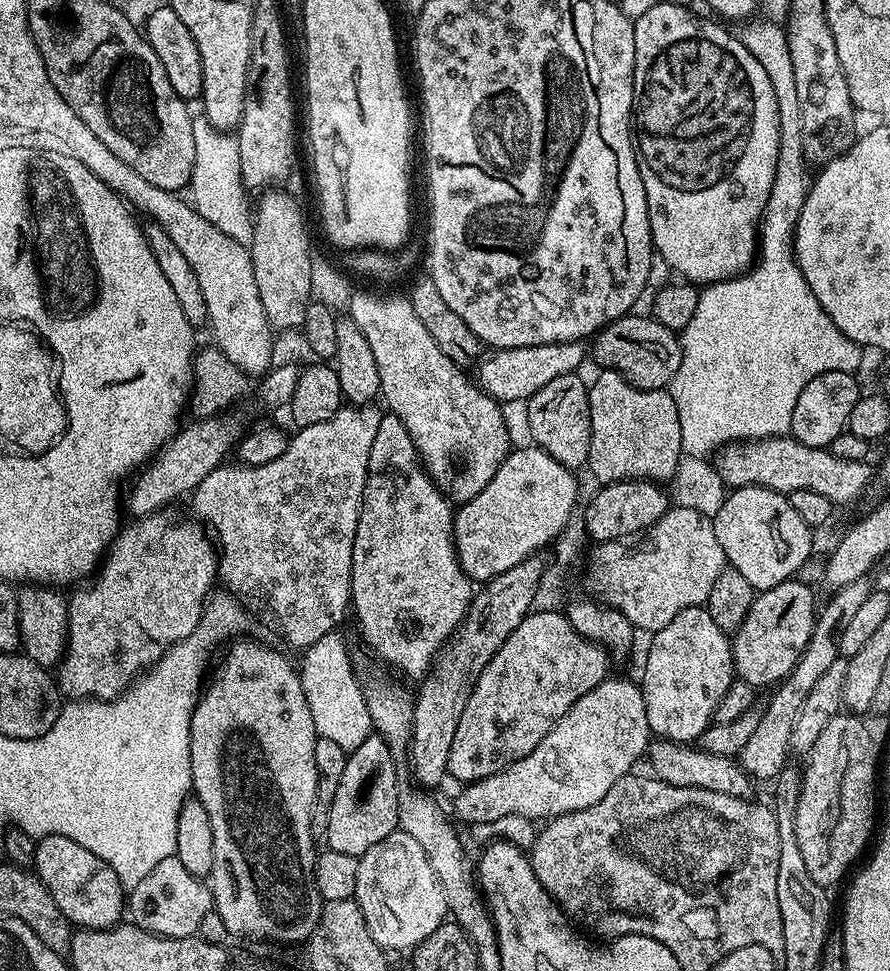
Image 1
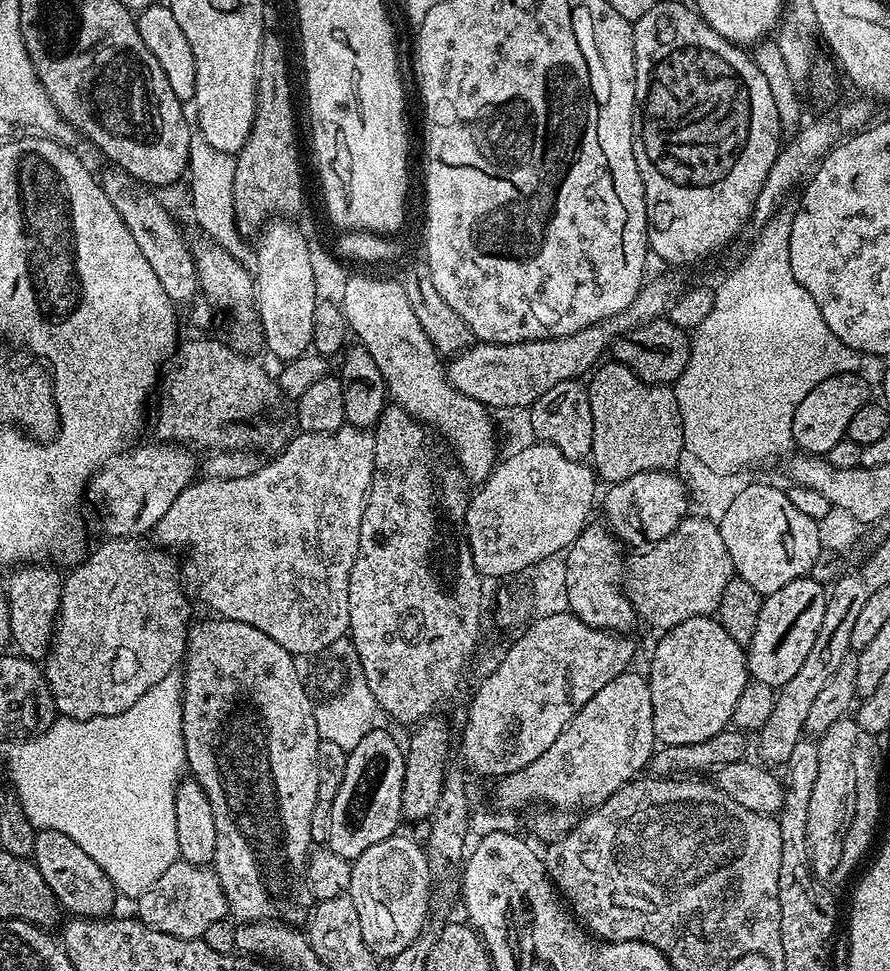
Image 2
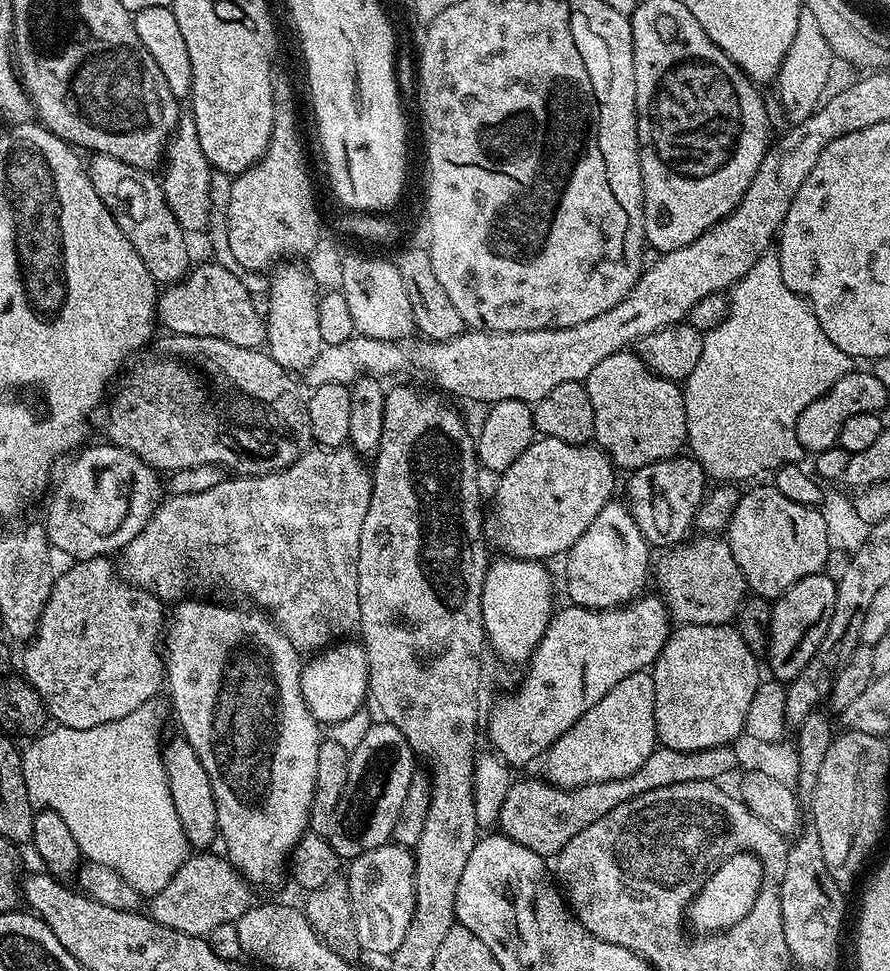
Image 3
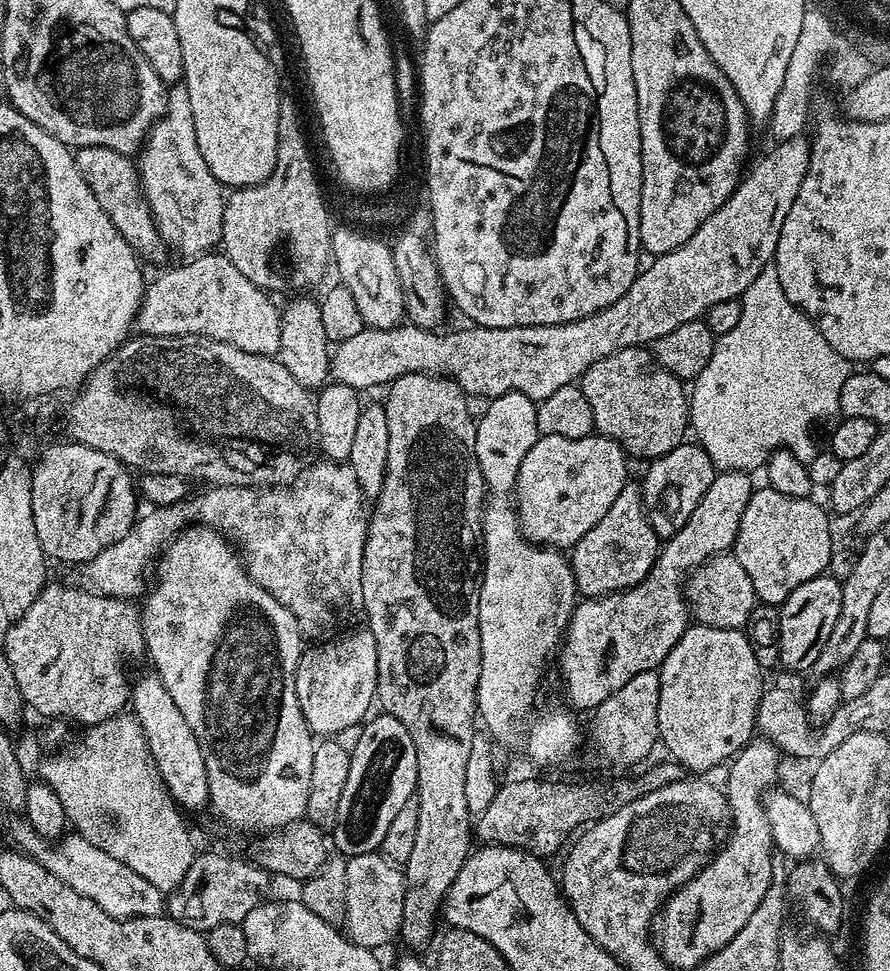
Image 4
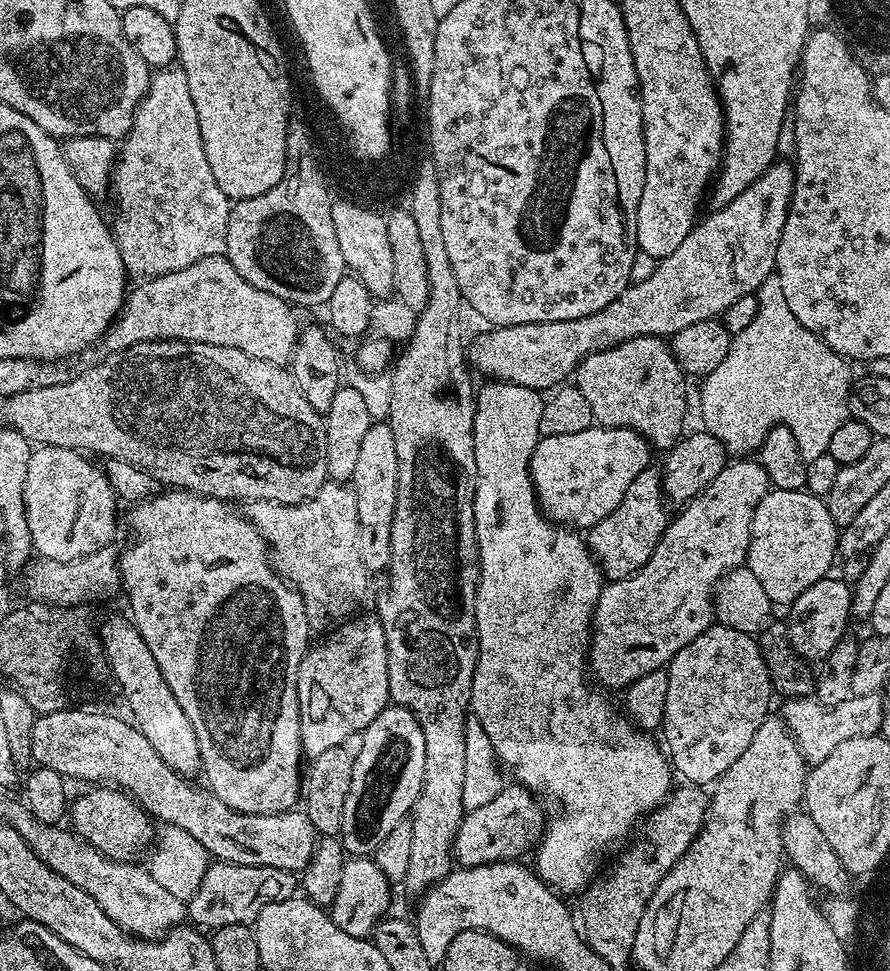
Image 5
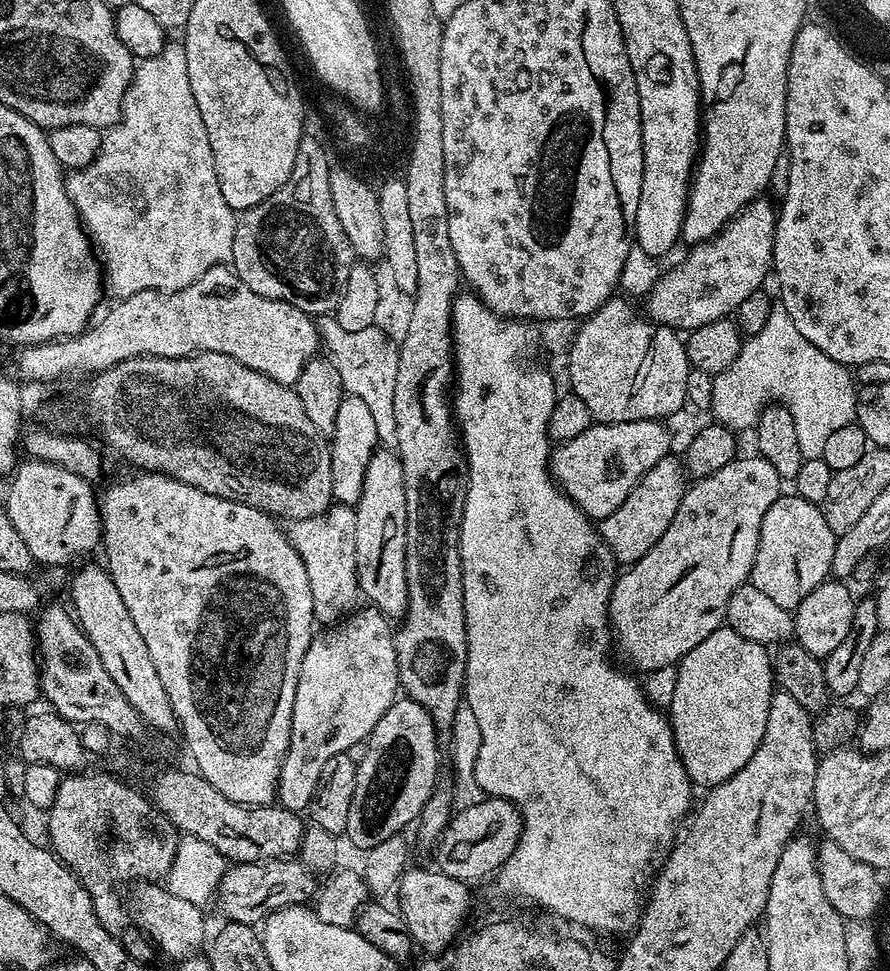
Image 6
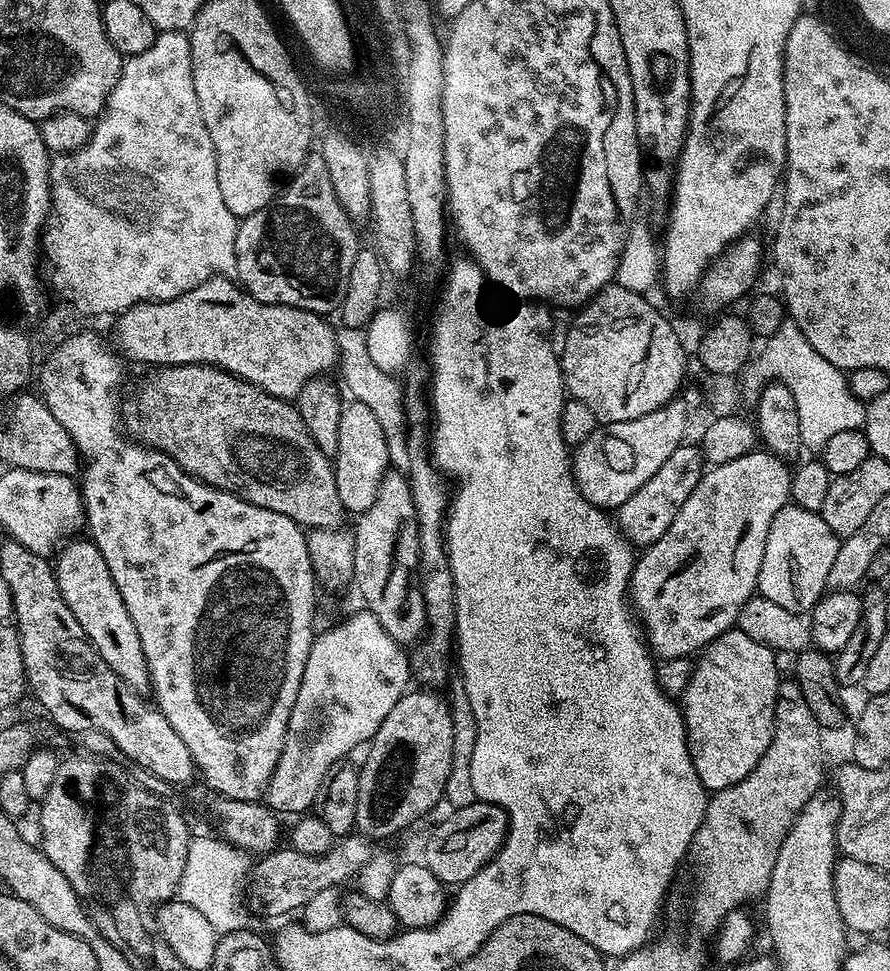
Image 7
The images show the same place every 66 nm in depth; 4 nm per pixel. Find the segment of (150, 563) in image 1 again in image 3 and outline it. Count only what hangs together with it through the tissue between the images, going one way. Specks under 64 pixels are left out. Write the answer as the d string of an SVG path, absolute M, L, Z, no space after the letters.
M108 556L92 557L89 560L77 560L64 573L57 575L52 581L50 598L42 610L42 618L36 627L36 635L27 641L24 652L23 679L32 685L44 703L44 711L49 717L56 719L55 723L62 728L73 728L74 730L90 730L94 726L102 726L106 722L114 722L118 718L126 718L126 714L134 714L142 705L149 703L156 691L161 691L166 680L166 669L164 666L164 654L162 651L162 633L166 628L166 608L156 597L155 591L147 588L133 586L123 575L118 574L118 568L111 564Z

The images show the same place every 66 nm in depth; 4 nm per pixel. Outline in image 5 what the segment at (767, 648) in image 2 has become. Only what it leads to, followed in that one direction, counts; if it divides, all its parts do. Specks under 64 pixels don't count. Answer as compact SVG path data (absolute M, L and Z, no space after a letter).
M825 578L814 582L810 590L802 590L798 598L790 605L789 616L786 616L788 637L796 655L809 662L824 660L838 642L845 639L848 620L852 614L852 588L843 579Z

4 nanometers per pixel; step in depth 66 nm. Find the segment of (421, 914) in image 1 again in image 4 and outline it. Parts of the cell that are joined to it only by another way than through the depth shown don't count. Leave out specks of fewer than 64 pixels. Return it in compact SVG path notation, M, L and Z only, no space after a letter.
M379 851L347 857L346 914L343 927L348 939L358 946L380 950L383 944L394 941L400 934L402 902L404 901L404 874L397 865Z

